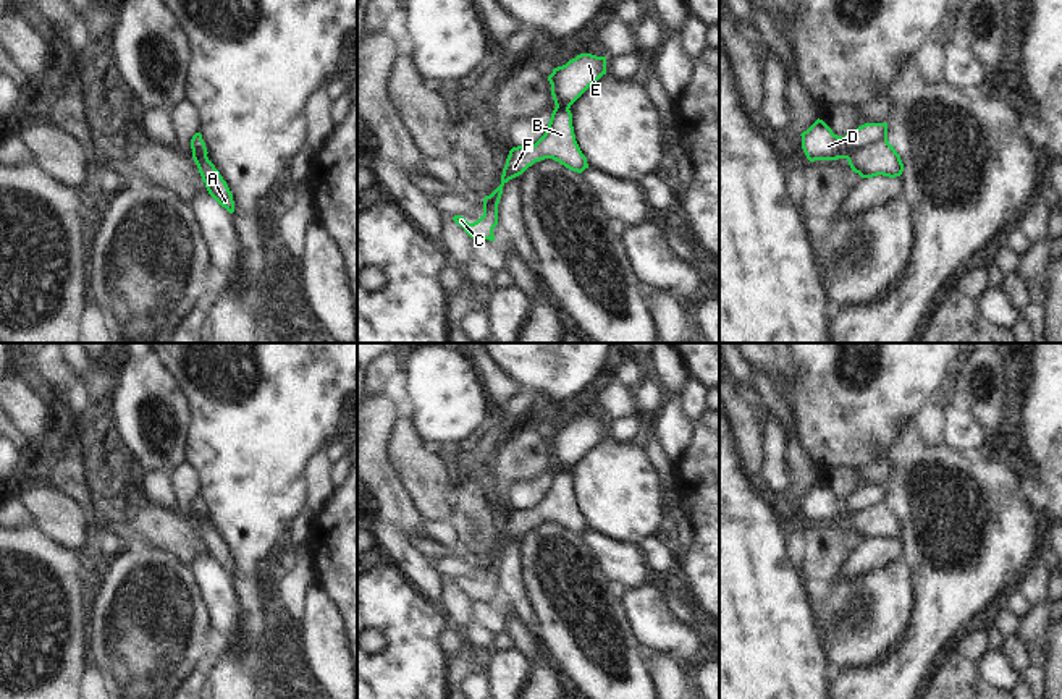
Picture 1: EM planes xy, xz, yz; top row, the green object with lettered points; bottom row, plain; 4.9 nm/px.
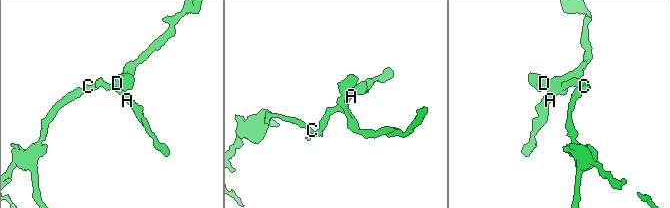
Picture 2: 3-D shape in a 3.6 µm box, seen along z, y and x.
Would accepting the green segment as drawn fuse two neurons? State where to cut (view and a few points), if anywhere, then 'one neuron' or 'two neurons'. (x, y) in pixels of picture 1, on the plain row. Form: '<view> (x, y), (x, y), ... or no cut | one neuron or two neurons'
yz (886, 500), (855, 510), (844, 520) | two neurons

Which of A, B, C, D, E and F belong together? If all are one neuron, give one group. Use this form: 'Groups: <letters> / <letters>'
Groups: A B C F / D E.

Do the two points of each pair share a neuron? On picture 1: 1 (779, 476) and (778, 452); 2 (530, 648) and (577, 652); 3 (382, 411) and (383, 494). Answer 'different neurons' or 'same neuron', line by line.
1: same neuron
2: different neurons
3: same neuron

